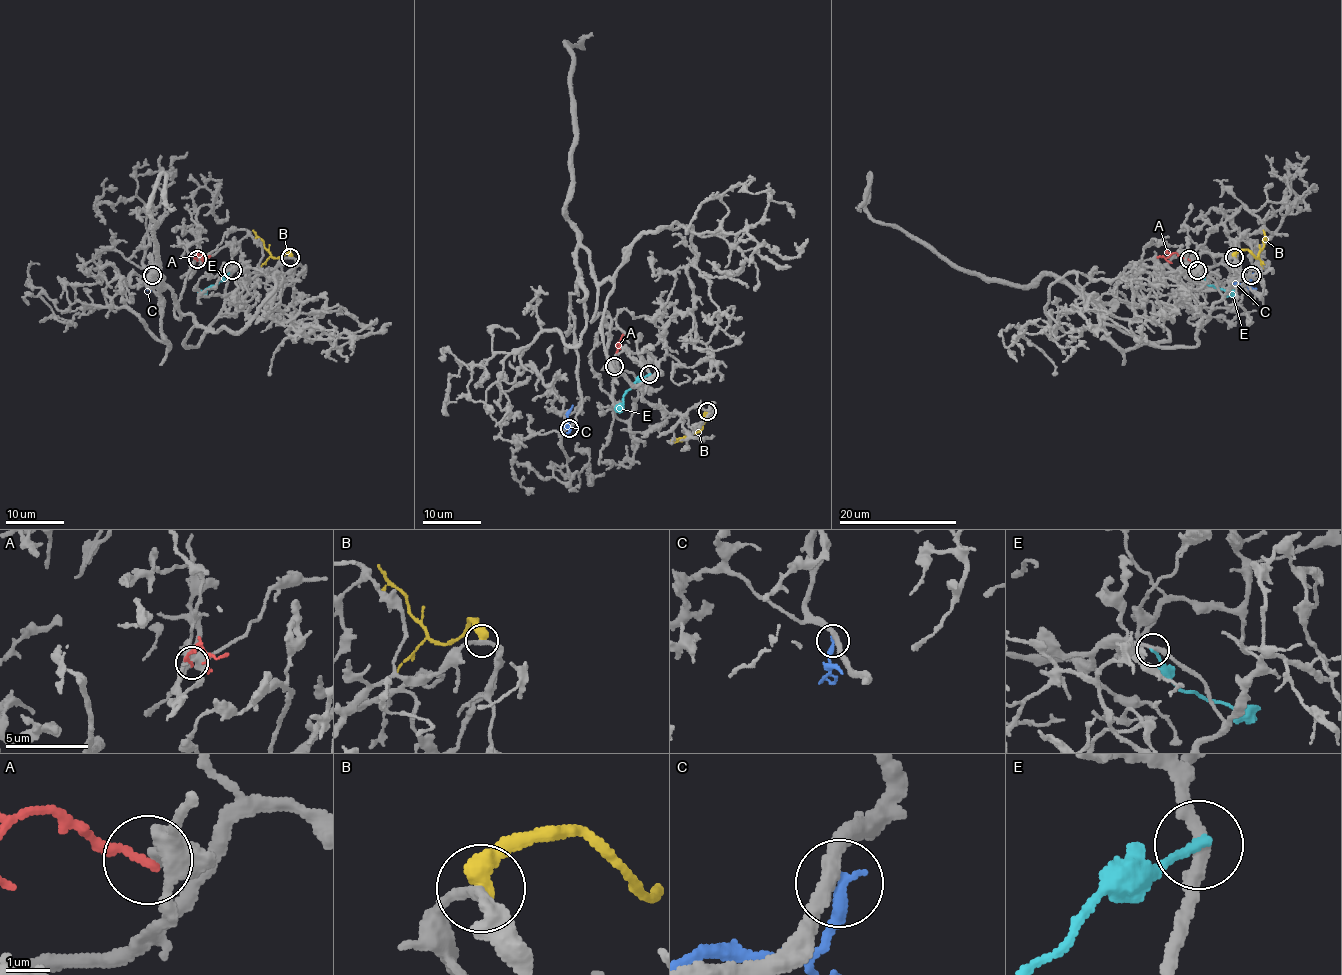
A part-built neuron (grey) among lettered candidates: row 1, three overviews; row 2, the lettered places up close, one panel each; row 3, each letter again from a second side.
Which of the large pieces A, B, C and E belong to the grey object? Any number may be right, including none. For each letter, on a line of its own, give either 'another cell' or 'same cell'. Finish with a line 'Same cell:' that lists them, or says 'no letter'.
A: another cell
B: another cell
C: another cell
E: another cell
Same cell: no letter

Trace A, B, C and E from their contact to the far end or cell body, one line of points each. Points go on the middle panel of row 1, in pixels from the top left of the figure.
A: (613, 367), (612, 361), (619, 342), (624, 334), (627, 337)
B: (707, 411), (704, 424), (693, 434), (681, 440), (669, 440)
C: (569, 428), (568, 411), (572, 405)
E: (649, 374), (624, 396), (622, 406), (616, 412)

